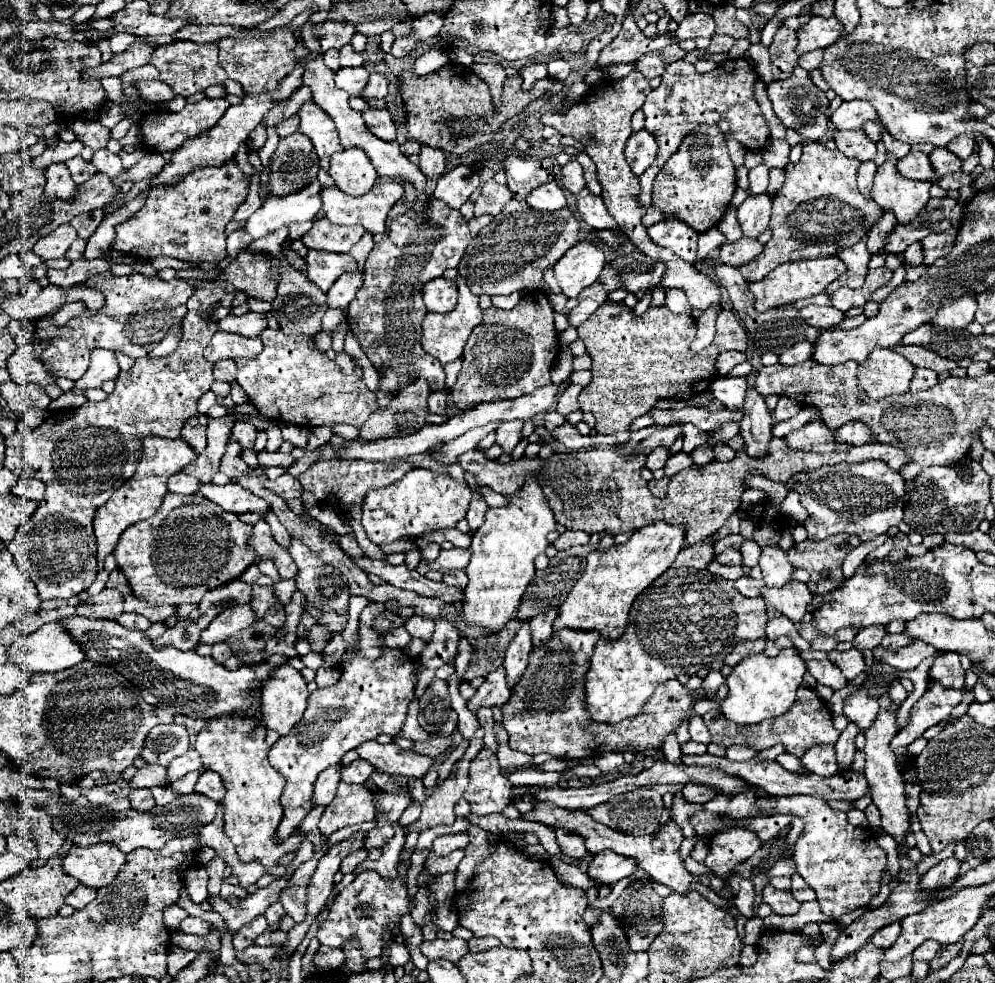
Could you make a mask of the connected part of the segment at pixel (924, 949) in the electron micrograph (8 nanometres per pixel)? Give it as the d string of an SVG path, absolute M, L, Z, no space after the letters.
M924 941L914 953L912 953L912 957L916 959L916 961L930 961L936 953L940 951L940 945L936 943L936 941Z

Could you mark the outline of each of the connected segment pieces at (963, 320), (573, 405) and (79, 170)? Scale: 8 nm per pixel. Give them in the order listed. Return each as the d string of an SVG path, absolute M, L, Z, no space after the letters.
M964 295L960 299L946 299L936 319L932 319L932 323L942 329L966 329L974 319L974 311L976 311L974 295Z
M570 383L560 395L558 395L558 401L556 401L556 411L560 413L560 415L568 415L568 413L572 413L572 411L578 411L580 407L578 407L578 395L580 395L580 391L582 391L582 387L580 385L574 385L574 383Z
M72 157L72 159L68 159L68 161L66 161L66 167L70 169L72 179L74 179L78 185L82 185L86 179L90 179L92 175L98 173L96 167L94 167L90 161L84 161L82 157Z

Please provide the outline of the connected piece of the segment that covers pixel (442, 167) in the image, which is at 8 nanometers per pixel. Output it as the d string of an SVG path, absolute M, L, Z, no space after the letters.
M422 145L420 151L420 161L418 161L420 171L424 171L424 175L428 177L440 177L446 171L446 157L442 149L432 149L428 145Z

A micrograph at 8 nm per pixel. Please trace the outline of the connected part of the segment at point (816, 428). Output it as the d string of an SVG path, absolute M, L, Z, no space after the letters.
M812 421L798 431L782 437L790 449L798 451L812 451L812 453L832 453L832 451L846 451L850 445L832 443L832 429L828 429L822 421Z

